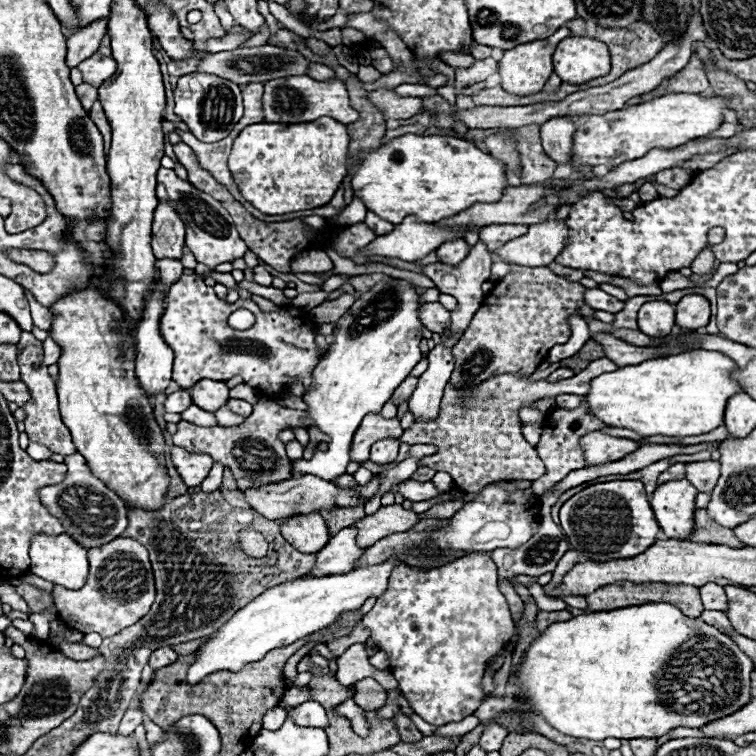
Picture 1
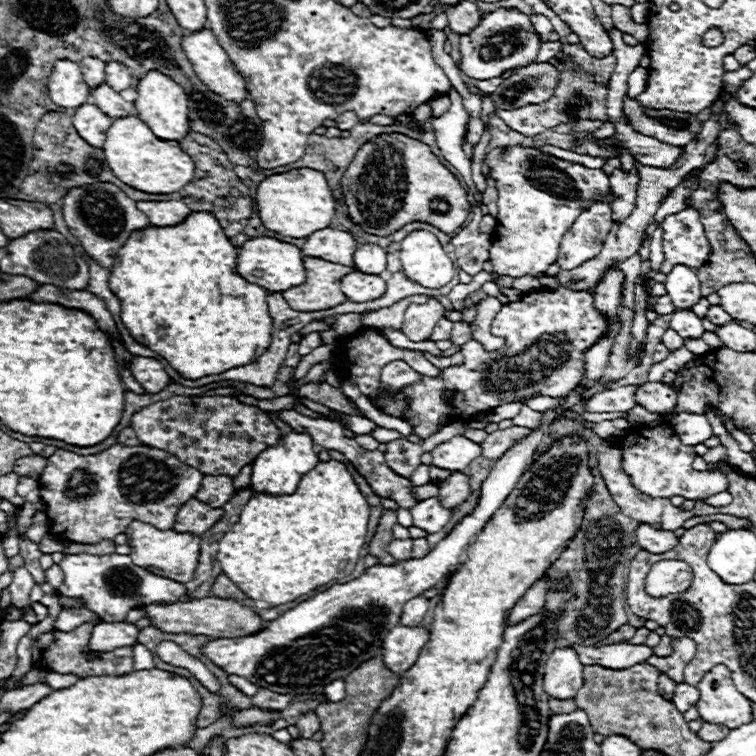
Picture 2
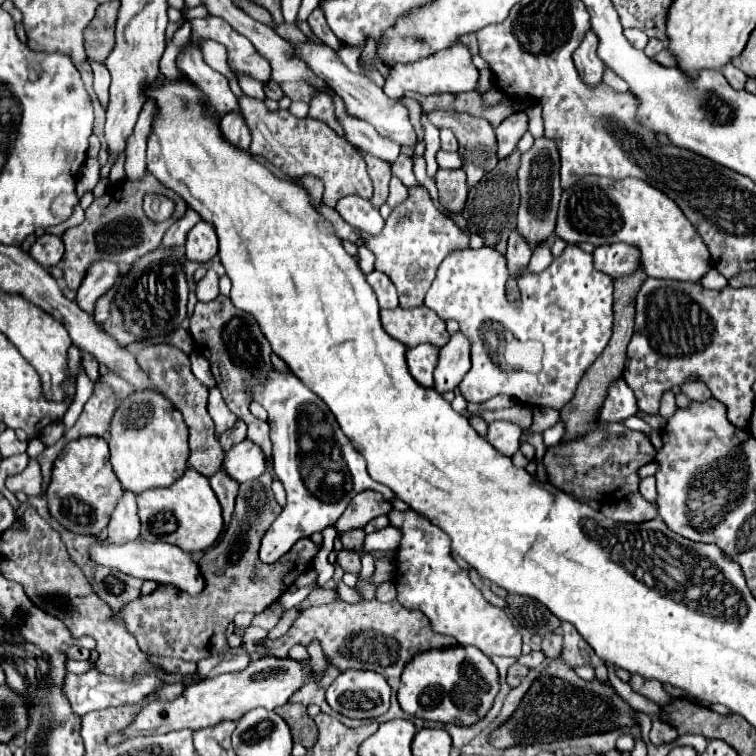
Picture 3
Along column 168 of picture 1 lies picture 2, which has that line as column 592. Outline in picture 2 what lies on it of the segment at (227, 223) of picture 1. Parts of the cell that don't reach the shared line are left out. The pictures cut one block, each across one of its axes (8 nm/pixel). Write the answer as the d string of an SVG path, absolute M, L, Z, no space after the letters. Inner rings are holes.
M510 146L508 154L502 154L500 148L486 154L486 164L492 170L492 178L498 186L498 226L492 234L492 248L490 248L490 260L492 260L492 272L496 276L534 276L544 274L550 264L556 262L560 242L564 234L572 228L576 218L592 206L592 202L598 202L608 192L608 176L602 170L592 170L574 162L566 162L548 154L542 154L536 148L526 146Z

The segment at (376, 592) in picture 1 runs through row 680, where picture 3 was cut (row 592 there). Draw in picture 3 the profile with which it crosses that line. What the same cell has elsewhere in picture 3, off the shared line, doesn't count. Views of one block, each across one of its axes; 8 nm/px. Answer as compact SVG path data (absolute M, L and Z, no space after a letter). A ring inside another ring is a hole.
M100 540L94 542L88 548L88 554L92 558L92 562L100 564L100 566L108 566L108 568L116 568L124 574L130 574L134 578L140 580L154 580L158 584L172 584L192 596L200 594L204 590L204 578L200 576L198 564L194 562L192 554L180 550L178 546L172 546L168 542L148 542L148 540L132 540L132 542L124 542L124 544L116 544L116 542L108 542L108 540Z

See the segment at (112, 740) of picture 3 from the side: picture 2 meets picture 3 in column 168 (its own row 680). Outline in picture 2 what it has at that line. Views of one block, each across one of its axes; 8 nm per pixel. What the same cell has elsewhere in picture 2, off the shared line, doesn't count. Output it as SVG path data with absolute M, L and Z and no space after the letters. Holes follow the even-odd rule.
M714 666L696 688L700 692L696 710L704 722L738 728L752 720L750 700L736 690L726 666Z

